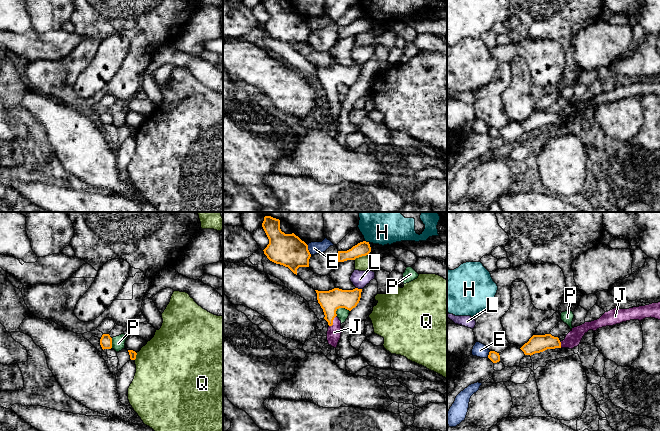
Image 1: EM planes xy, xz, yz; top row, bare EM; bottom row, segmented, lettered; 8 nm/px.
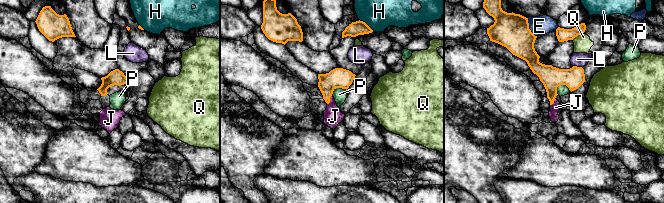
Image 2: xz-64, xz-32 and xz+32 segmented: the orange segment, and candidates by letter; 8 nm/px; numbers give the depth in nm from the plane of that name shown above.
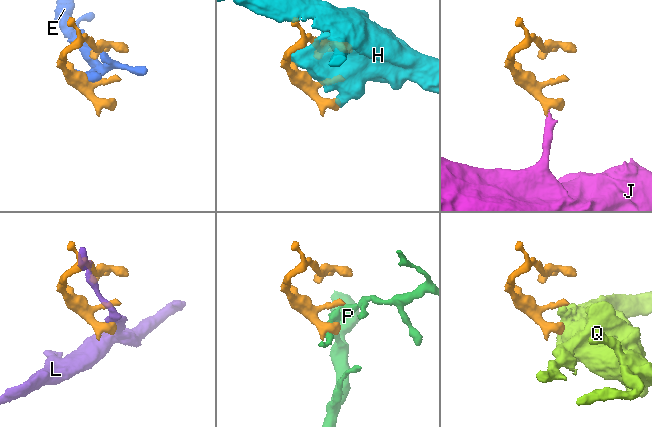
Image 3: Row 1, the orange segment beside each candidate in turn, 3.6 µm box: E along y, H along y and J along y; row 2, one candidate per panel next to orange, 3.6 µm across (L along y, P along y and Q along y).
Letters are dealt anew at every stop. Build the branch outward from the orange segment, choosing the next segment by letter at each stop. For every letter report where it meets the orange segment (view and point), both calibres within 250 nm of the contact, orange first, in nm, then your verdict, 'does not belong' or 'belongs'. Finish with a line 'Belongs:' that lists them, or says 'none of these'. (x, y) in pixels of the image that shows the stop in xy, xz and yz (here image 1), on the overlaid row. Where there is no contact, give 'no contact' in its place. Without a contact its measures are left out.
E: contact xz (308, 250); calibres 260 and 100 nm; does not belong
H: contact xz (367, 242); calibres 110 and 360 nm; does not belong
J: contact xz (332, 321); calibres 170 and 110 nm; belongs
L: contact xz (359, 289); calibres 170 and 140 nm; does not belong
P: contact xz (341, 307); calibres 170 and 90 nm; does not belong
Q: contact xz (360, 256); calibres 110 and 110 nm; does not belong
Belongs: J

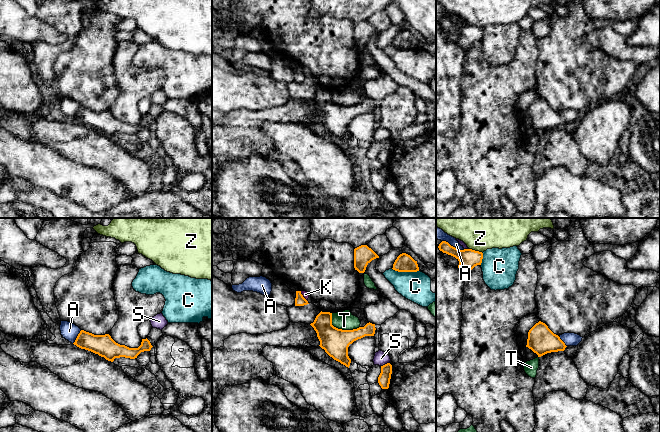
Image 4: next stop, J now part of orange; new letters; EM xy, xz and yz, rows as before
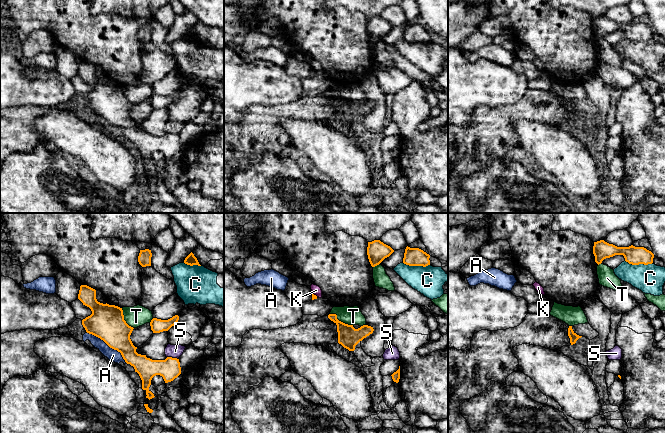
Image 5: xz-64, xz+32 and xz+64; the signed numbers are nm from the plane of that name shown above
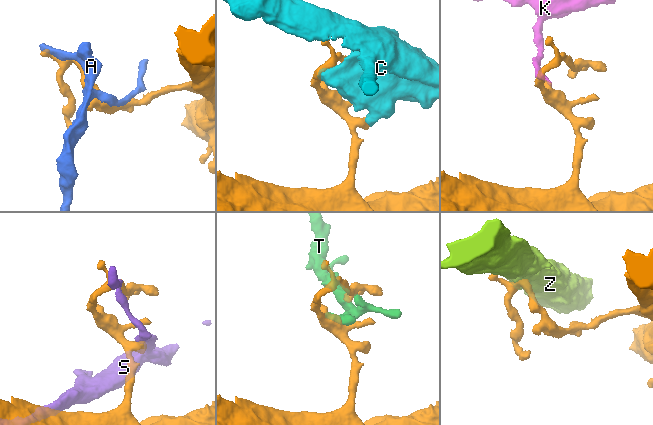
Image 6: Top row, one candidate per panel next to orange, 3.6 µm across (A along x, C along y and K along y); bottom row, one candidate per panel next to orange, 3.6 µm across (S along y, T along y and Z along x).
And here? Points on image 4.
A: contact yz (452, 246); calibres 160 and 100 nm; does not belong
C: contact xz (405, 271); calibres 140 and 240 nm; does not belong
K: contact xz (302, 296); calibres 80 and 50 nm; does not belong
S: contact xz (385, 364); calibres 100 and 120 nm; does not belong
T: contact xz (340, 329); calibres 220 and 150 nm; does not belong
Z: contact yz (476, 251); calibres 160 and 460 nm; does not belong
Belongs: none of these

